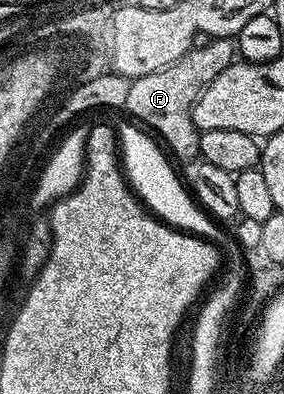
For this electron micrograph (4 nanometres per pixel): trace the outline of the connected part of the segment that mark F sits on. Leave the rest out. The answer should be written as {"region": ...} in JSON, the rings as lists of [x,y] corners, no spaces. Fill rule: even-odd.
{"region":[[[217,37],[204,40],[202,43],[196,44],[185,56],[177,59],[169,67],[134,78],[127,89],[127,109],[136,117],[132,118],[157,135],[158,140],[172,154],[175,152],[179,157],[193,159],[199,157],[201,132],[195,125],[193,112],[195,101],[205,91],[205,87],[209,87],[209,83],[213,83],[213,79],[217,79],[217,75],[225,71],[225,67],[229,67],[237,60],[237,45],[234,40]]]}

